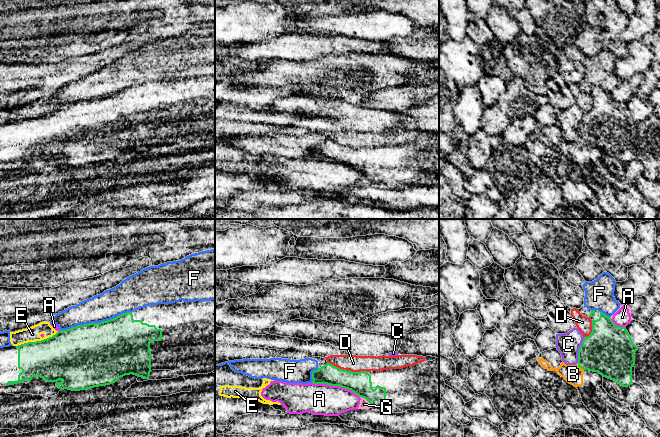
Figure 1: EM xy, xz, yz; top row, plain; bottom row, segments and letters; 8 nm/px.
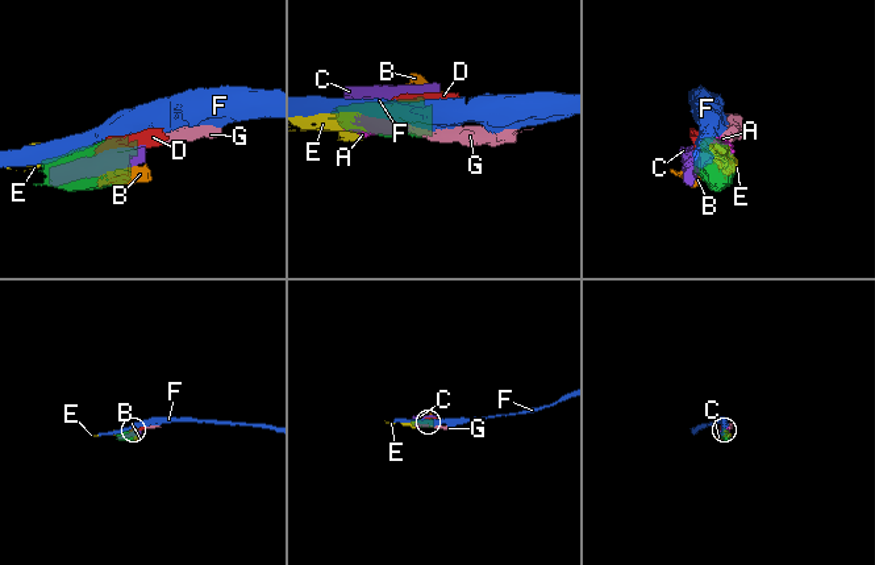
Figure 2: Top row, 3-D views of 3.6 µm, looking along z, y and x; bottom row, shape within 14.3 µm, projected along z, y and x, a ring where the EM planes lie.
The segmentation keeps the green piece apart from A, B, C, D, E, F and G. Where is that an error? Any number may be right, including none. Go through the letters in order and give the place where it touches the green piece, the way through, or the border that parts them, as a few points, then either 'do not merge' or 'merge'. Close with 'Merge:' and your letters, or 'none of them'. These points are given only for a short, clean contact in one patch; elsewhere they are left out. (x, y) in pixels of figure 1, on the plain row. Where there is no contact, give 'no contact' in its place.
A: meets green in xz at (336, 161); do not merge
B: meets green in yz at (581, 144); border along yz (578, 141), (583, 146); do not merge
C: meets green in yz at (579, 126); do not merge
D: meets green in xz at (348, 147); merge
E: meets green in xy at (37, 117); do not merge
F: meets green in xy at (95, 99); do not merge
G: meets green in xz at (367, 176); border along xz (360, 172), (364, 173), (374, 182); do not merge
Merge: D

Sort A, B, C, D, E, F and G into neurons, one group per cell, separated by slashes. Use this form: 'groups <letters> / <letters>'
groups A E G / B / C / D / F

